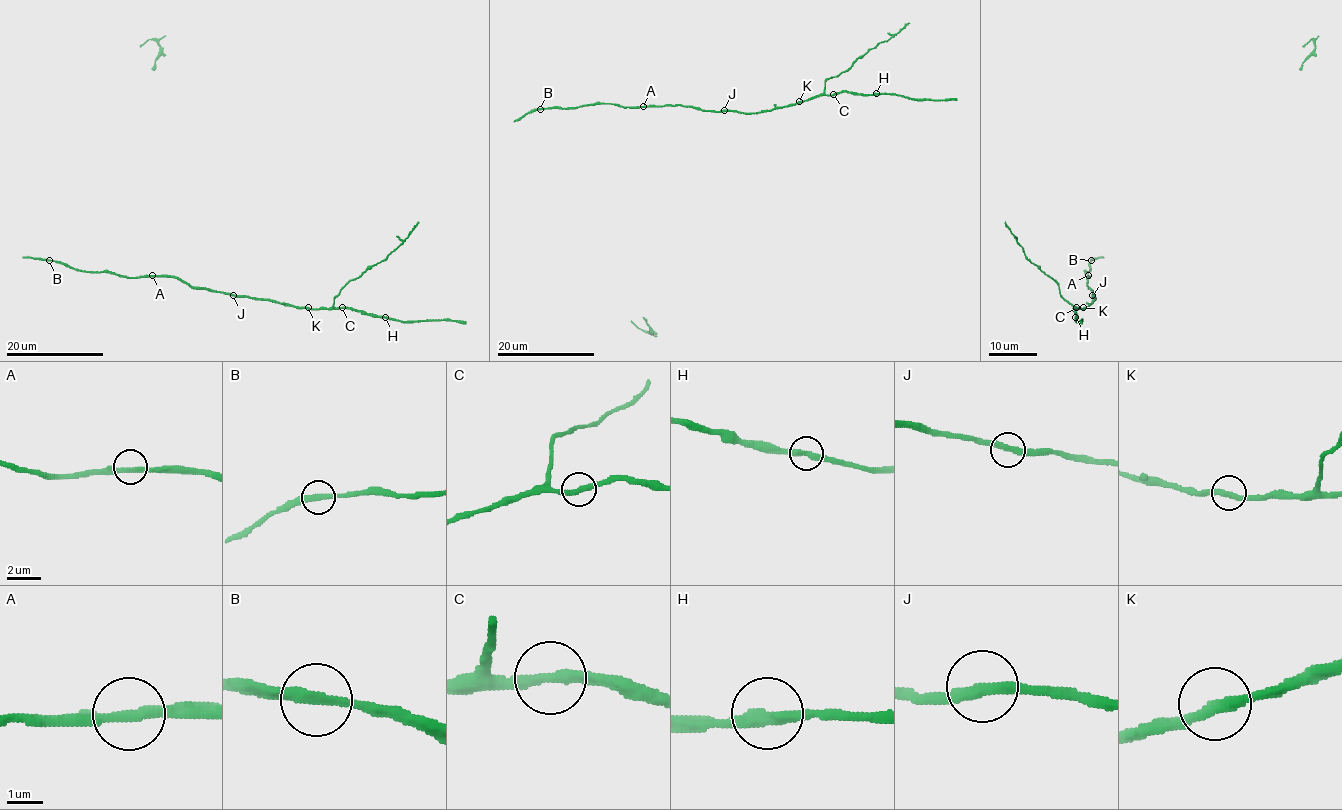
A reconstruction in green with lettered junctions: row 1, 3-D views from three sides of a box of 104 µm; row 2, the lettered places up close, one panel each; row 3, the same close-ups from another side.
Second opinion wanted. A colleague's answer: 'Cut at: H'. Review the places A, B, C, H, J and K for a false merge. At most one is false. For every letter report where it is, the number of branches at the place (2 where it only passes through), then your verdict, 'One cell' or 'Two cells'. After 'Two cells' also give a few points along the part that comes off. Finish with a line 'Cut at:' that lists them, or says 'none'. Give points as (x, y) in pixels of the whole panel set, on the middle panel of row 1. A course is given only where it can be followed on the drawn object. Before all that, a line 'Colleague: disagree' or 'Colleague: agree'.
Colleague: disagree
A: Place: (643, 106). Branches: 2. One cell
B: Place: (540, 109). Branches: 2. One cell
C: Place: (833, 94). Branches: 2. One cell
H: Place: (876, 93). Branches: 2. One cell
J: Place: (724, 110). Branches: 2. One cell
K: Place: (799, 101). Branches: 2. One cell
Cut at: none

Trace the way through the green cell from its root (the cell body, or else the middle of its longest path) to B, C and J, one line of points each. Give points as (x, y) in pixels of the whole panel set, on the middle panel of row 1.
B: (644, 107), (586, 104), (540, 109)
C: (644, 107), (684, 105), (712, 111), (761, 112), (833, 94)
J: (644, 107), (684, 105), (712, 111), (724, 110)

